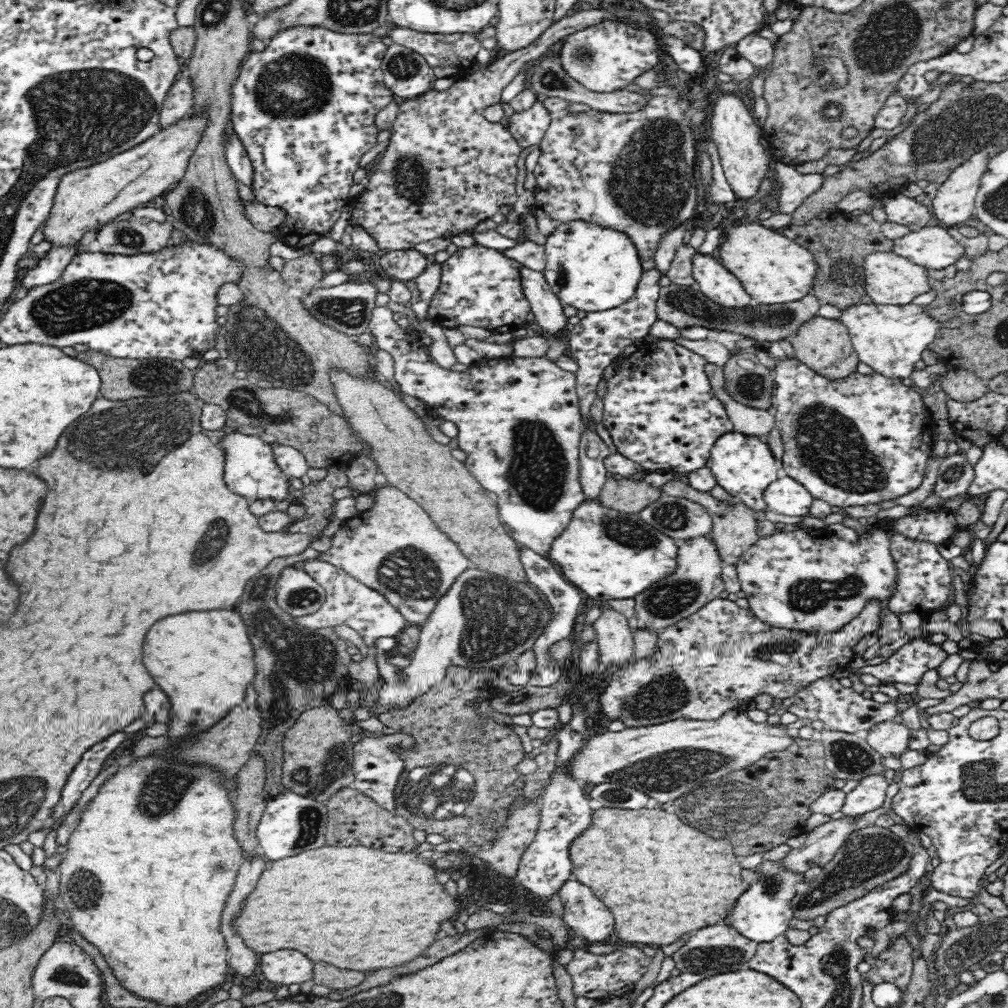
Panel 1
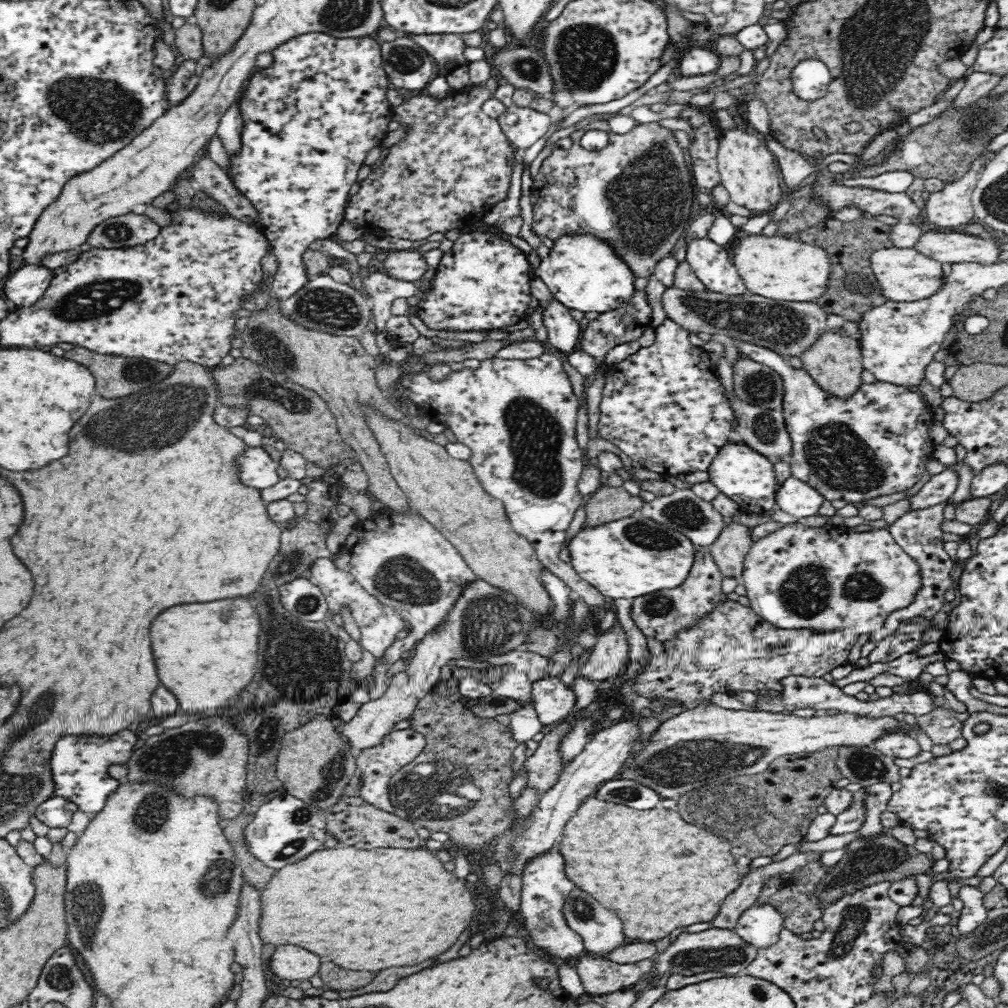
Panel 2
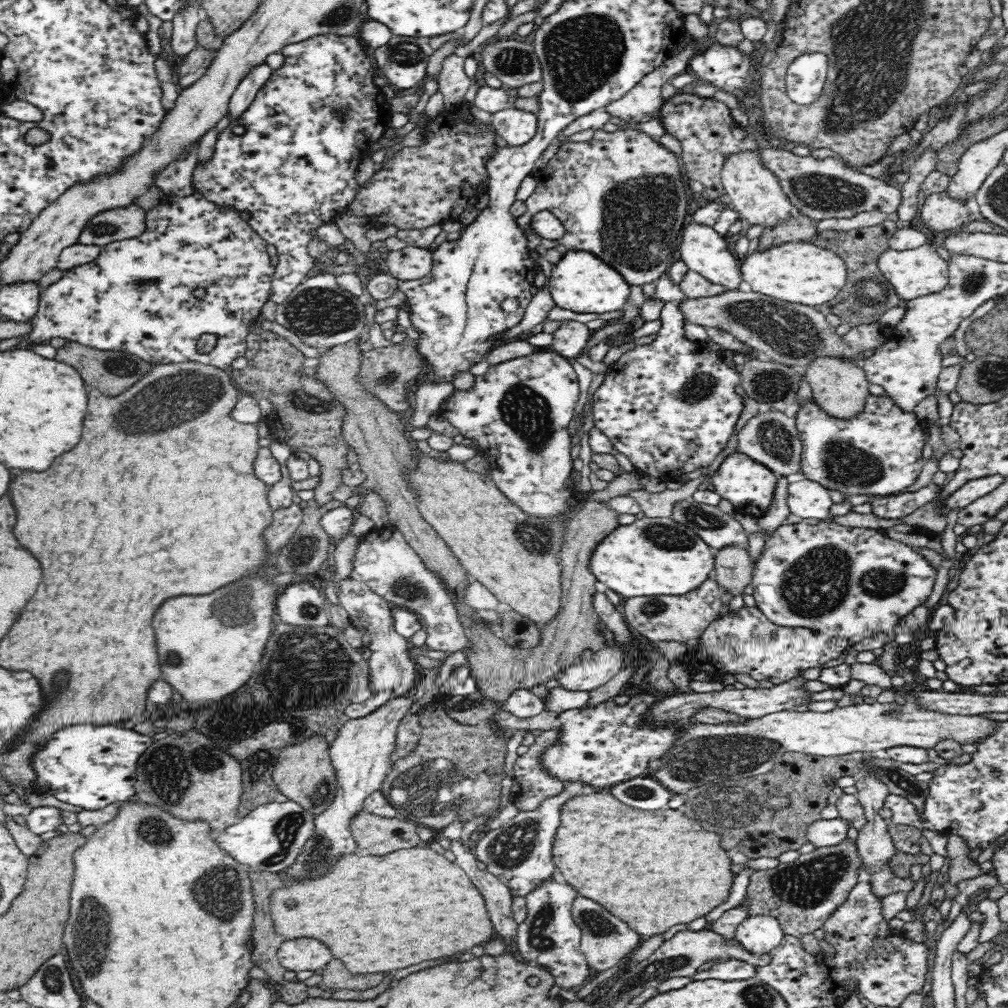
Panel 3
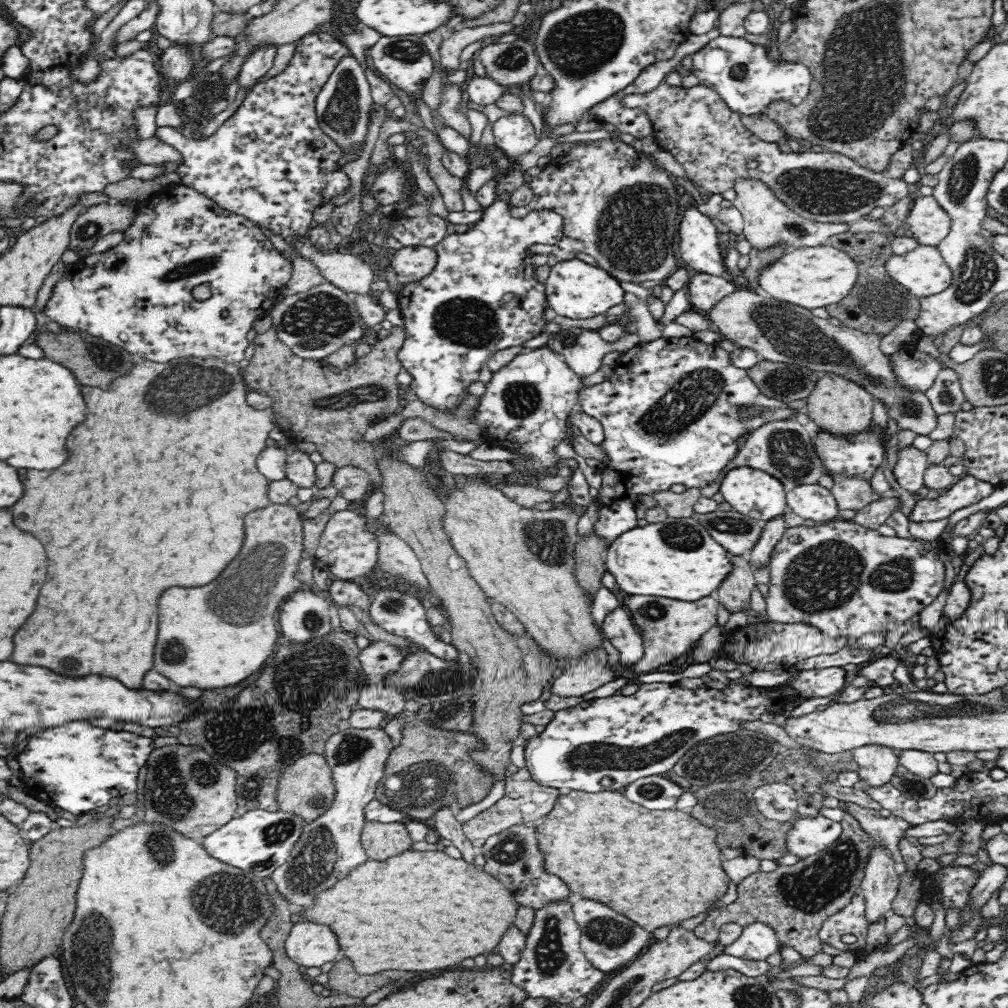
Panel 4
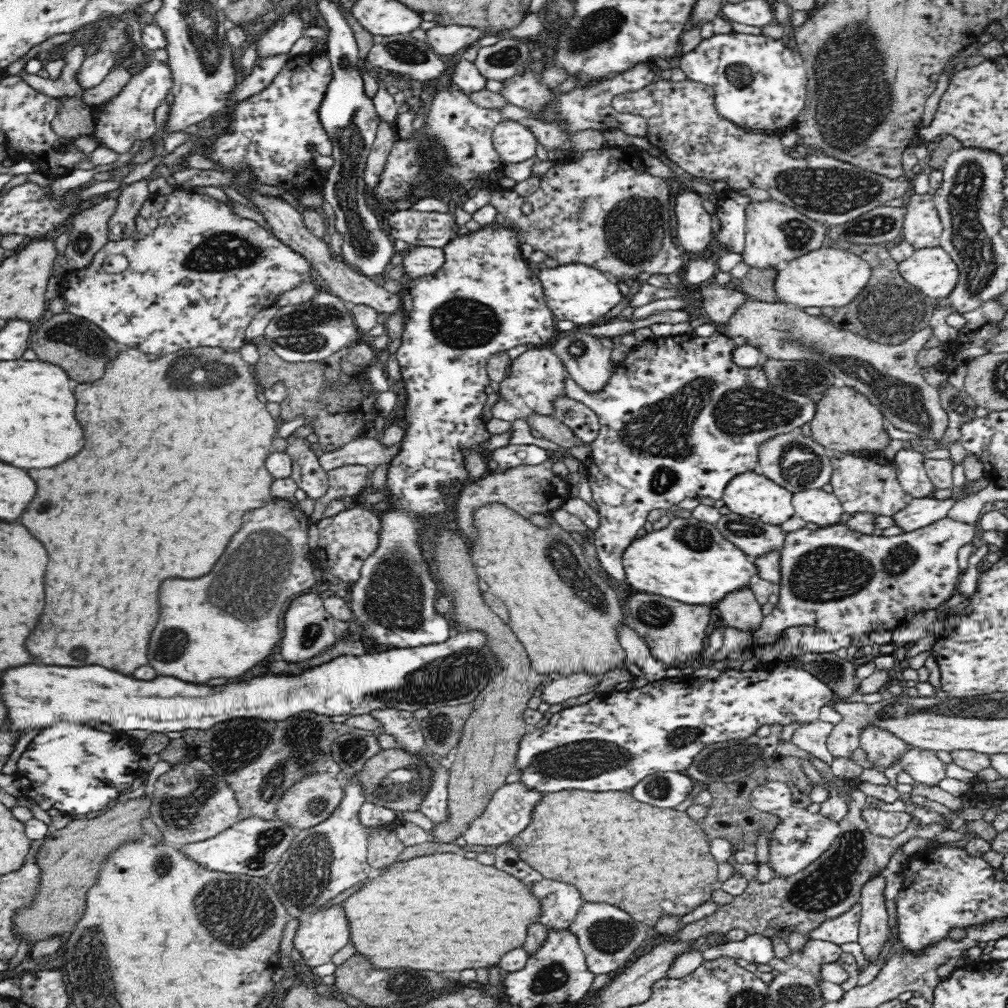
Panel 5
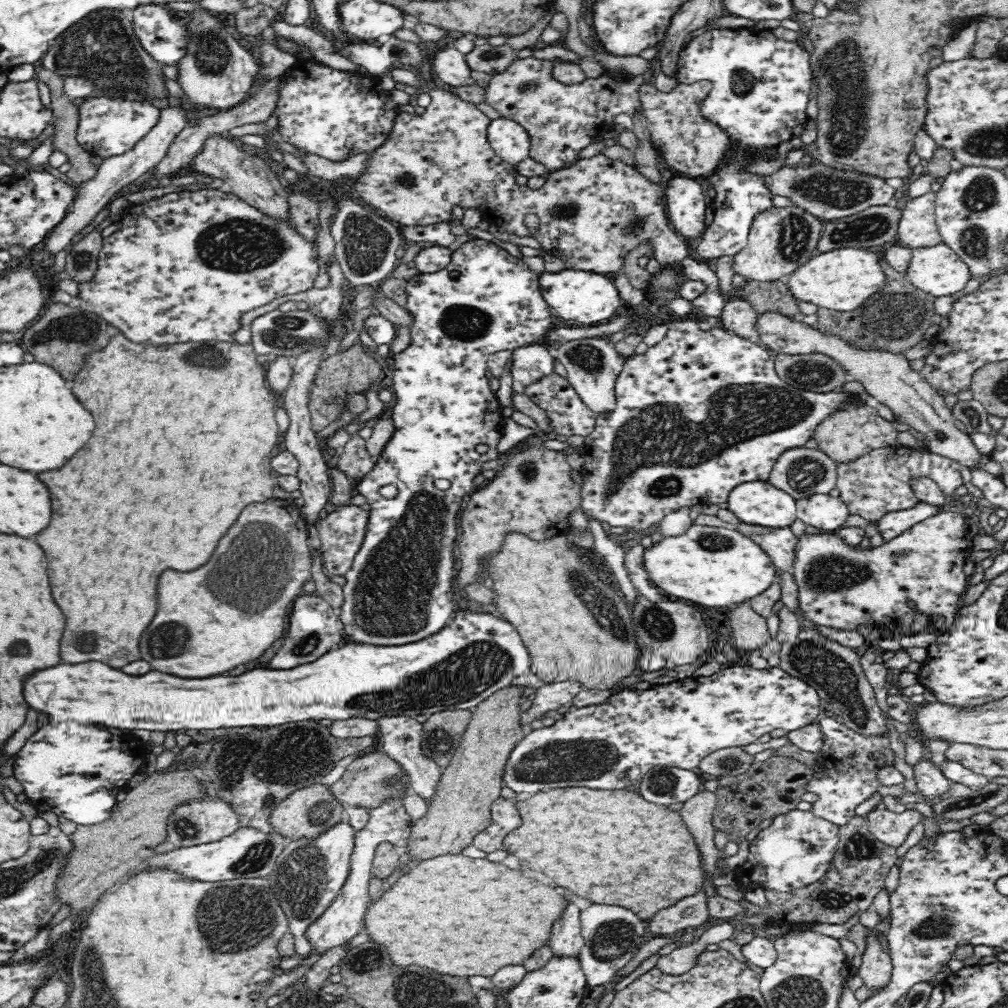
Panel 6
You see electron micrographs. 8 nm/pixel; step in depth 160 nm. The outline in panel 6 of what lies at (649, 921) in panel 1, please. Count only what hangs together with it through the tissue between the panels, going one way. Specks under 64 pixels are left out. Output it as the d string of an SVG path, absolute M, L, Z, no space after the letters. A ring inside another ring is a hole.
M562 787L522 797L517 809L523 823L508 834L501 848L516 856L528 870L542 872L558 886L582 898L624 906L646 920L662 908L674 906L678 900L704 890L707 874L703 860L680 811L672 812L667 807L647 802L636 791Z

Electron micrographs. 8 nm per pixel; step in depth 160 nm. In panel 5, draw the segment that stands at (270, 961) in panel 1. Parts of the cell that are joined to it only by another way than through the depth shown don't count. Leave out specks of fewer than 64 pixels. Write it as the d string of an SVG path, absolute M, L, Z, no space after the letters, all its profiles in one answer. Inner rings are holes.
M332 906L309 915L300 921L292 945L300 952L303 962L314 968L330 962L348 944L350 932L344 910Z

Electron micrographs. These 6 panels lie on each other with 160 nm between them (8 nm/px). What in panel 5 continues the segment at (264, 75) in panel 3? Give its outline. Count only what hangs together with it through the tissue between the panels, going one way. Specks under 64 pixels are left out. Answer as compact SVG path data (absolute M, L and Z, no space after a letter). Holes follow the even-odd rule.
M297 13L288 14L282 21L268 29L256 43L258 60L288 54L298 38L303 36L304 29L304 24Z

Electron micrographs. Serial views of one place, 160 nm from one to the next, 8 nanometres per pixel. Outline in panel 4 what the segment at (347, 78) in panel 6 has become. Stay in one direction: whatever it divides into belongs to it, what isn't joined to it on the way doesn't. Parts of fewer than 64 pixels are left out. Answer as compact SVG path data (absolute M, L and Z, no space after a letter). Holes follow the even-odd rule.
M317 31L310 33L305 37L302 37L300 41L296 41L296 50L290 64L282 74L261 82L258 86L252 88L252 92L243 100L240 107L236 112L218 128L215 132L206 140L185 138L182 135L180 129L175 129L170 126L164 126L164 128L158 128L155 136L157 136L162 142L174 146L180 154L182 154L183 163L175 170L180 175L181 185L187 188L196 190L201 194L204 194L211 201L214 201L218 206L223 209L228 209L230 212L242 215L246 219L252 221L254 225L258 225L260 228L267 228L272 234L282 237L286 242L289 242L292 248L295 248L295 242L299 241L302 237L307 236L307 232L313 226L312 212L323 204L330 203L334 198L342 198L346 196L346 192L350 192L351 181L344 171L342 171L338 161L347 154L347 150L343 150L341 146L330 135L324 133L320 124L318 123L318 115L316 115L316 99L318 94L322 92L322 88L326 86L326 82L330 80L330 76L334 74L336 65L340 65L340 62L346 58L346 56L352 56L350 48L340 43L338 39L332 37L329 33L323 31Z

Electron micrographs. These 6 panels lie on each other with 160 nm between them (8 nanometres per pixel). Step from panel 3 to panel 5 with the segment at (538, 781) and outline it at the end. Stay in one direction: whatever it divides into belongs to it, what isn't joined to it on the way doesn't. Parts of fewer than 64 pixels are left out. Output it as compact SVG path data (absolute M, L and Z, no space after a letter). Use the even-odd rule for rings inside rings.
M521 780L506 783L494 792L486 810L478 818L468 822L462 836L470 846L498 846L502 842L512 841L532 822L534 809L543 800L542 792L531 789Z

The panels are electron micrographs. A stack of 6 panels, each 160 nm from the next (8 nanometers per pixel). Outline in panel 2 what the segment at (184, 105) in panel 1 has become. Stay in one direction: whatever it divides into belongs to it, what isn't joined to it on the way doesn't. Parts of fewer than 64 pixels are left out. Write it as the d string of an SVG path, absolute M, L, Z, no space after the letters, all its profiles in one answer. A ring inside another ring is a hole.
M185 60L173 73L172 79L168 82L166 100L170 107L177 106L194 90L196 90L200 78L204 74L207 60Z

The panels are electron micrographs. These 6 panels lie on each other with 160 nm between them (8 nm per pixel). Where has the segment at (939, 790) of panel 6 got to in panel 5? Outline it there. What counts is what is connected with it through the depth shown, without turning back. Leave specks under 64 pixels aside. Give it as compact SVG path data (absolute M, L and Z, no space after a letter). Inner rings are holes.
M909 748L898 761L902 770L910 774L916 783L936 786L946 778L945 764L934 751Z

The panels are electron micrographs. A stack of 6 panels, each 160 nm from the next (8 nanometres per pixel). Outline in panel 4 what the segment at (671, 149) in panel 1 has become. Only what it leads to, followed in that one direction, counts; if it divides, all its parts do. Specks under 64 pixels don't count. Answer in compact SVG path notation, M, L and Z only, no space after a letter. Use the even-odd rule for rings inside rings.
M608 137L596 141L577 141L570 150L557 157L550 157L548 164L536 178L529 178L533 196L528 204L512 207L514 218L524 218L533 210L548 209L563 218L564 236L553 245L533 244L533 254L554 254L558 261L570 260L574 254L584 252L595 259L603 268L619 281L636 284L657 284L670 276L678 266L672 244L678 230L678 201L682 190L674 176L658 164L652 153L638 151L632 144L626 144L619 137Z

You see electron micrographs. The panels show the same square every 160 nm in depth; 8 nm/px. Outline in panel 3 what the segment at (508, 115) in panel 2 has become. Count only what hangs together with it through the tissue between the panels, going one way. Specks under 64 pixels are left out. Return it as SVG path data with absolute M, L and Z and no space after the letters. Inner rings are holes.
M513 107L492 114L491 123L496 129L495 132L504 138L510 147L526 144L538 131L536 114Z

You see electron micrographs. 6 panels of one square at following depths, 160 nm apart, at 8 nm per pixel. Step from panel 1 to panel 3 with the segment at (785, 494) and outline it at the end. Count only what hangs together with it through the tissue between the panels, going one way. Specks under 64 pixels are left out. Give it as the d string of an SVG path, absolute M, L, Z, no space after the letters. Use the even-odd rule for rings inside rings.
M803 479L787 486L787 503L790 512L800 518L831 519L833 505L829 490L818 482Z

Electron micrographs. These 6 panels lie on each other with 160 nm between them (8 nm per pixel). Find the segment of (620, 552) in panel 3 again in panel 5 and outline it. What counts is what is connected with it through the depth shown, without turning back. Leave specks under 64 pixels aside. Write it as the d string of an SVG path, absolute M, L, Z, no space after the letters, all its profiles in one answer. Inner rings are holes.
M693 516L676 517L671 519L666 528L652 530L642 537L637 537L624 550L622 565L625 576L624 584L630 587L631 592L654 594L683 604L710 606L725 598L726 594L749 586L749 578L757 571L757 567L746 560L744 552L723 538L714 525L701 522Z

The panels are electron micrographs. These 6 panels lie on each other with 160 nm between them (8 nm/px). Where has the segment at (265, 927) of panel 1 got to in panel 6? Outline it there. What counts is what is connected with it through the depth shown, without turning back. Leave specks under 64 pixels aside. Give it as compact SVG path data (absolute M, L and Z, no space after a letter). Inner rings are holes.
M461 853L443 854L415 862L408 874L400 876L382 898L372 900L362 916L363 931L372 942L388 948L390 960L396 966L424 966L450 976L492 976L508 964L522 964L532 952L544 946L550 938L550 926L560 918L566 900L560 890L524 876L520 870L510 870L485 858L466 857Z

